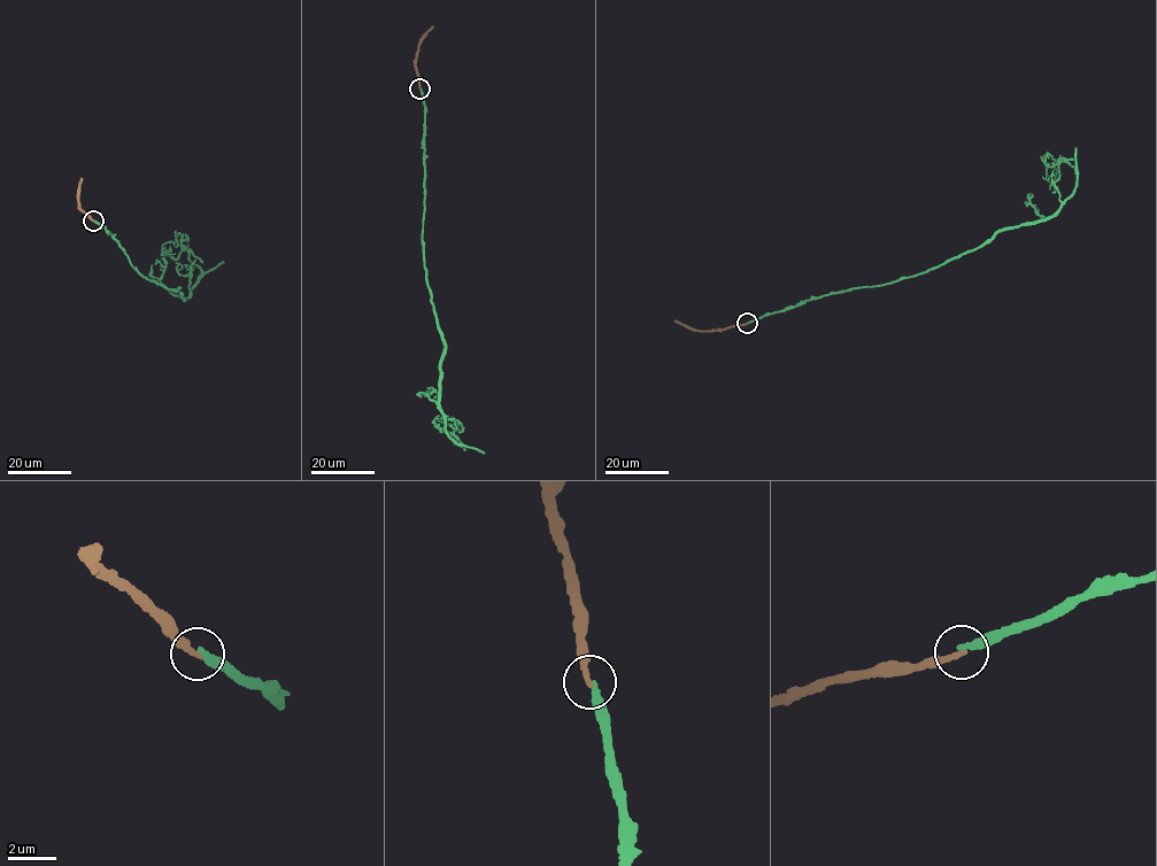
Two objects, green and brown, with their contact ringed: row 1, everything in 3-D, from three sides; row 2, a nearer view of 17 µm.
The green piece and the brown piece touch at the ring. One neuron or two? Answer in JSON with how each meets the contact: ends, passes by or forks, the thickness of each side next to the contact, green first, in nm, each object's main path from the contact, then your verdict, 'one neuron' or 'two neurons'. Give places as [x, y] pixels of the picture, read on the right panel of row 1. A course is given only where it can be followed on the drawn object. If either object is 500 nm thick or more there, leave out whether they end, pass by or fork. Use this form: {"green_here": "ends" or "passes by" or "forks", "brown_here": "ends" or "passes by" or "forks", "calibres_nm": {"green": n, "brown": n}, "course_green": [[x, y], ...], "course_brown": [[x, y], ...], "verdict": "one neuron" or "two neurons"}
{"green_here": "ends", "brown_here": "ends", "calibres_nm": {"green": 260, "brown": 240}, "course_green": [[748, 323], [920, 275], [1047, 219], [1077, 174], [1062, 161], [1049, 180], [1050, 167]], "course_brown": [[748, 323], [694, 331], [675, 321]], "verdict": "one neuron"}

